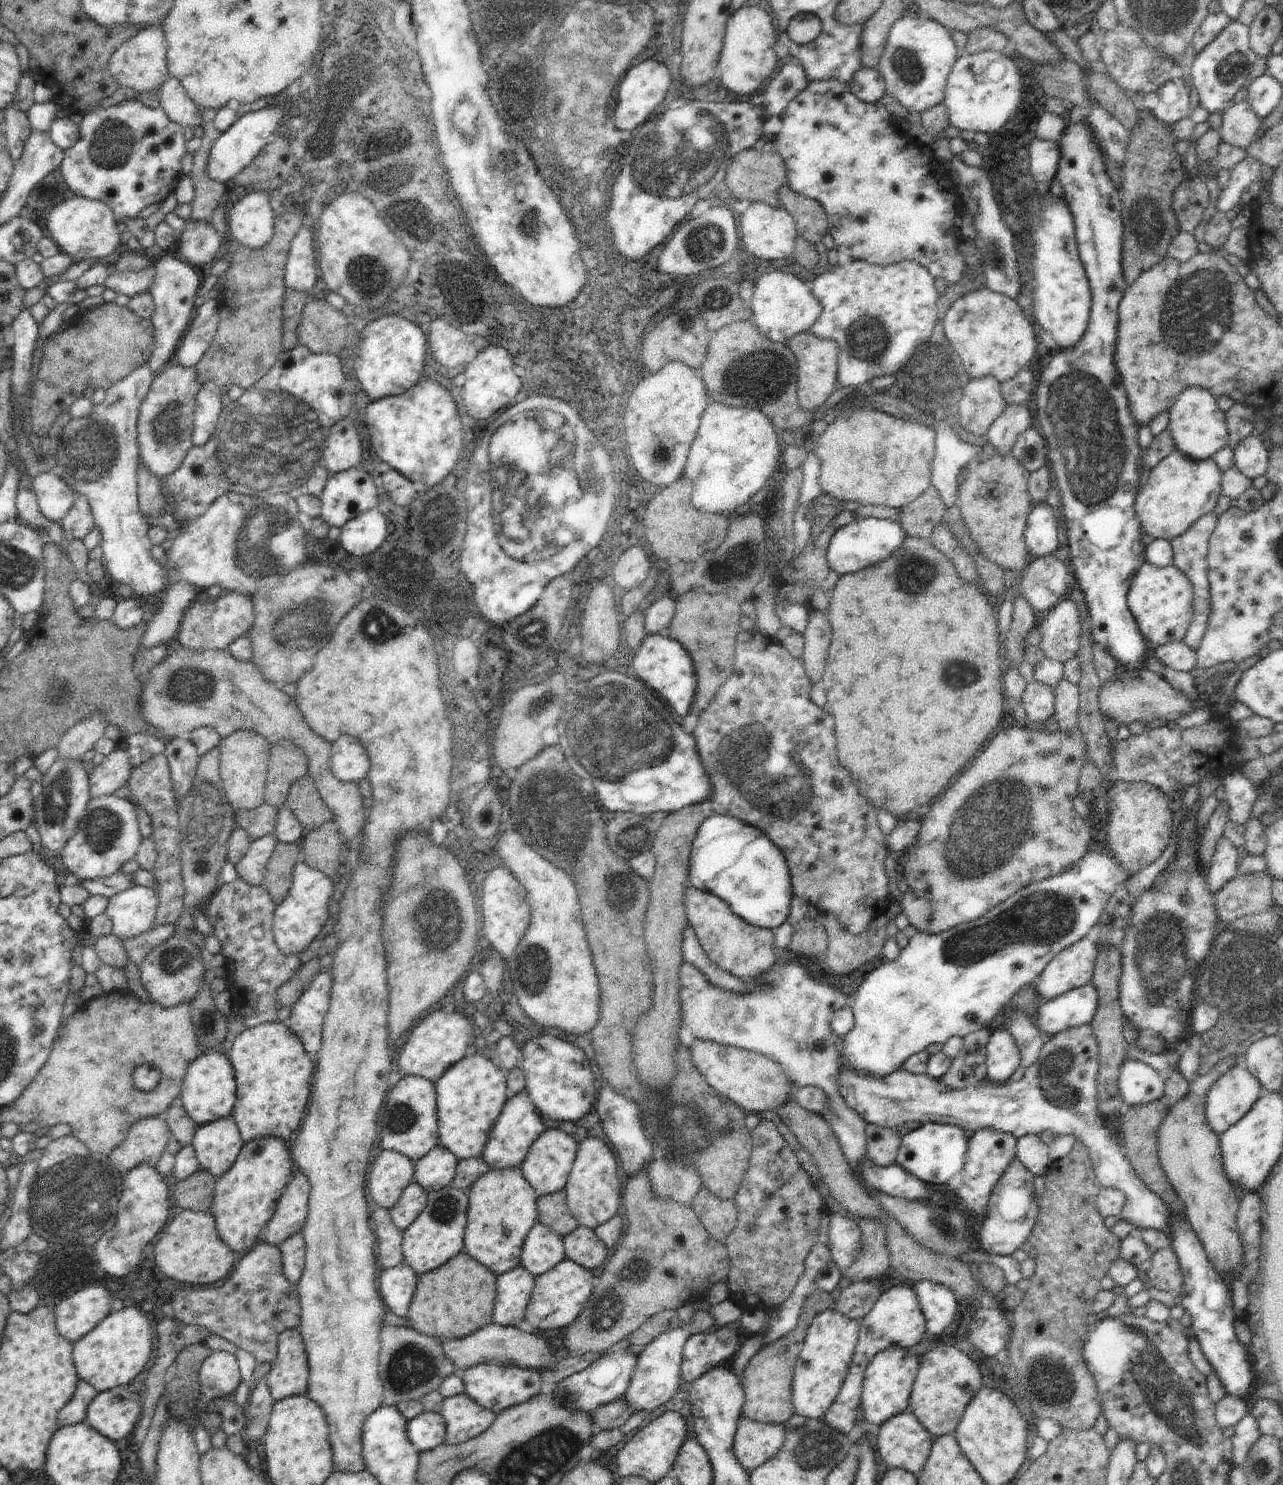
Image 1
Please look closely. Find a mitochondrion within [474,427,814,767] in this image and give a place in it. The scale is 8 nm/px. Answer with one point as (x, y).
(524, 515)

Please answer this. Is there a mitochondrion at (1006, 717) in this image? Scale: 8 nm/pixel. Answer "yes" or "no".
no

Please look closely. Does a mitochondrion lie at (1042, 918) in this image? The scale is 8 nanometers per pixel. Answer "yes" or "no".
yes

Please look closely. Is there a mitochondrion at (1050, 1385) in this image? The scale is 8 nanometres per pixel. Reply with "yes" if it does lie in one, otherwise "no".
yes

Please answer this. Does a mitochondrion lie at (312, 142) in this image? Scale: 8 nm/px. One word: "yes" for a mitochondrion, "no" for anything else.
yes

